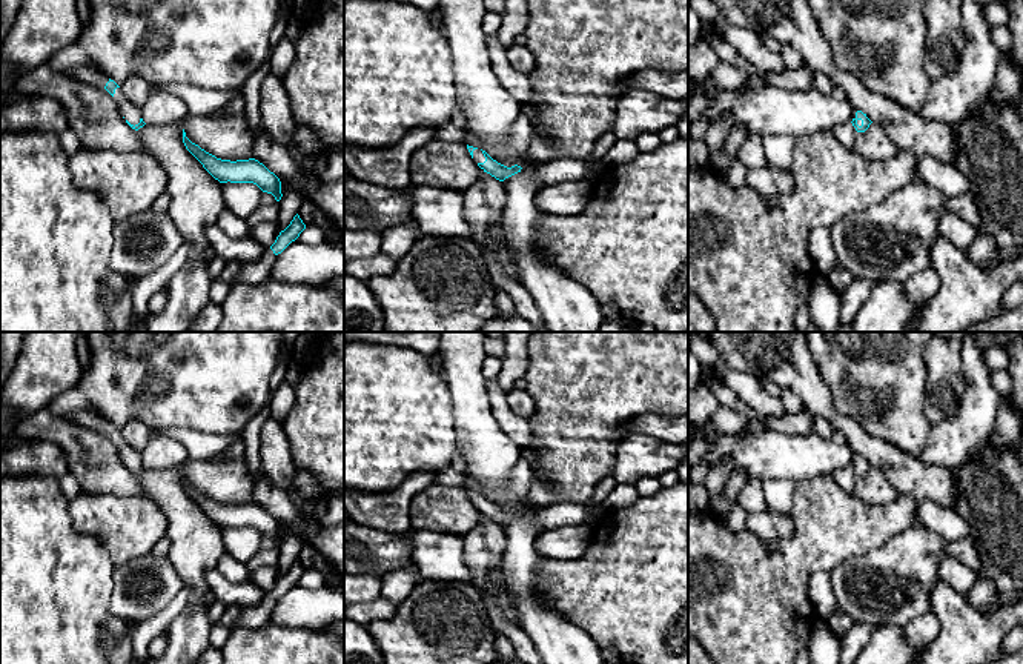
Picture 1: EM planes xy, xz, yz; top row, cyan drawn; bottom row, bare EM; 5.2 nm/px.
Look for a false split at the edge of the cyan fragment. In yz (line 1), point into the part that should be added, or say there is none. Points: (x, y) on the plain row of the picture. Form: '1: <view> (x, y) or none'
1: none

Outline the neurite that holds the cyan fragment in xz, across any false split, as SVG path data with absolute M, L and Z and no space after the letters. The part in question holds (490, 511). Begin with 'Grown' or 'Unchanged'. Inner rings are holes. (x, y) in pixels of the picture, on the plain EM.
Unchanged. M482 495L485 506L484 507L478 507L478 510L490 518L492 521L495 521L499 526L504 526L505 523L521 516L521 510L515 509L512 512L507 512L501 507L498 507L496 504L493 504L485 495Z

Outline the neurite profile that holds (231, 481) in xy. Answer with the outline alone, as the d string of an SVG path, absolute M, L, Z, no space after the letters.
M243 458L230 461L187 460L181 470L192 487L217 503L230 506L253 503L253 476Z

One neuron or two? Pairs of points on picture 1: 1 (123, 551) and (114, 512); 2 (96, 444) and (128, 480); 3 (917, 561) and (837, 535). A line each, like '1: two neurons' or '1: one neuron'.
1: one neuron
2: one neuron
3: two neurons

